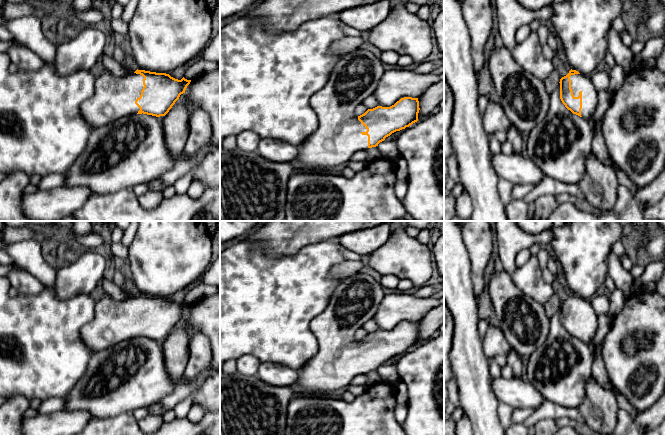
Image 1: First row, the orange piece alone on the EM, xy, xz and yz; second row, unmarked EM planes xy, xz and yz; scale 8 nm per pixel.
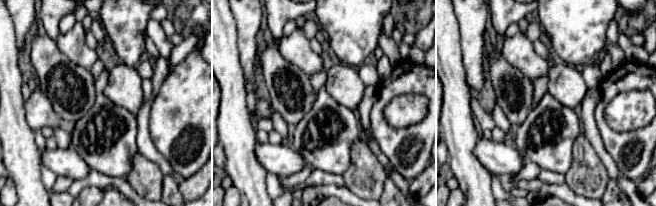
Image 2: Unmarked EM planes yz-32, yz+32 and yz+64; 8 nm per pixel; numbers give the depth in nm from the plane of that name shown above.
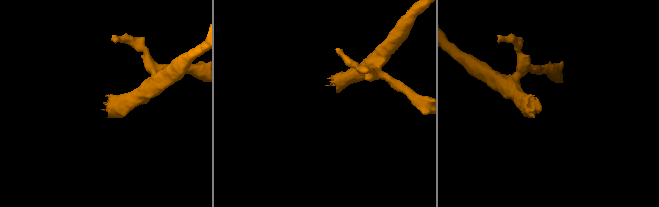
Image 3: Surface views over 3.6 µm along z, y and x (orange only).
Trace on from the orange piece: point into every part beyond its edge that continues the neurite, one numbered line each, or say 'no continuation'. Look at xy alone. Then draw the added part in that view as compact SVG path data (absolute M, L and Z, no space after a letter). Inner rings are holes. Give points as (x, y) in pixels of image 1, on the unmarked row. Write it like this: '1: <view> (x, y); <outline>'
1: xy (113, 322); M108 295L96 301L94 318L81 328L83 342L97 352L137 338L140 332L135 325L144 311L143 303L134 296L125 302L118 302Z

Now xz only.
1: xz (355, 301); M356 273L355 275L346 277L336 287L329 304L326 309L312 319L310 329L316 336L319 349L318 352L298 370L298 379L290 386L293 388L297 385L300 388L300 393L296 395L310 395L315 392L335 392L337 389L348 387L353 378L358 375L366 375L368 373L368 360L362 359L366 356L366 351L358 344L356 332L374 318L378 307L384 298L384 288L380 282L365 273Z

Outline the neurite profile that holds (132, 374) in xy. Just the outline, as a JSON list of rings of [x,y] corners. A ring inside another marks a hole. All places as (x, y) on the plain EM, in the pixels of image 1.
[[[143,337],[134,338],[93,353],[86,372],[65,397],[66,406],[64,409],[87,411],[92,419],[106,419],[158,403],[171,395],[176,387],[188,382],[189,380],[184,374],[177,380],[173,380],[169,376],[164,362],[162,345],[159,345],[156,340]]]

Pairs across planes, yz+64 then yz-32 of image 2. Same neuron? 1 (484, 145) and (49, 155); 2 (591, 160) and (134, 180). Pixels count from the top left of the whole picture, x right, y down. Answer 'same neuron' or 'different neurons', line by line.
1: same neuron
2: same neuron

